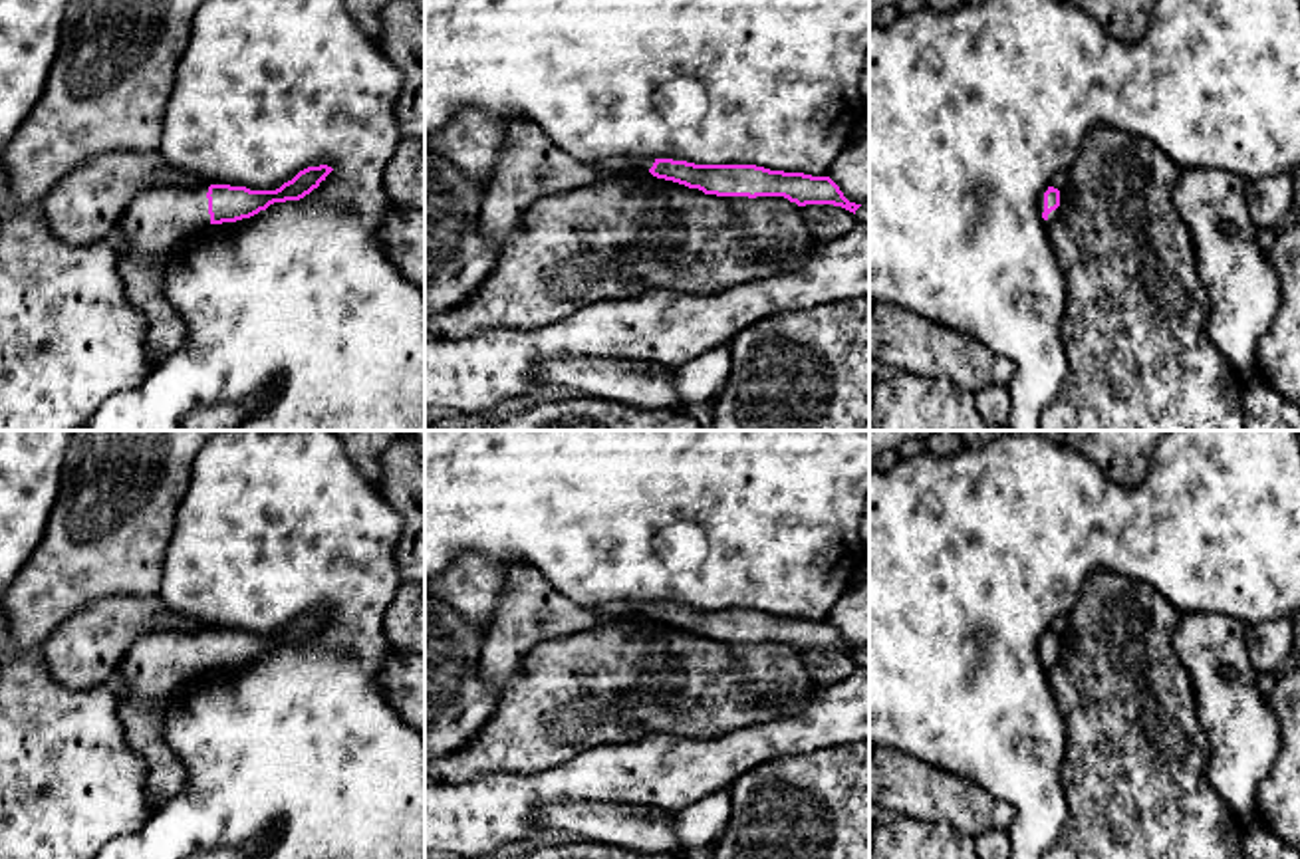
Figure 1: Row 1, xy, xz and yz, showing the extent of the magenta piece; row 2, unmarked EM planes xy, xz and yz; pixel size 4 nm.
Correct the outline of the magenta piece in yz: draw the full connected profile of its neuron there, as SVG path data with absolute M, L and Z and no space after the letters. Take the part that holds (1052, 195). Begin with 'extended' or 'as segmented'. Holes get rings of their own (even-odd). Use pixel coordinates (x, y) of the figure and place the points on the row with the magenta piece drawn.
extended | M1046 186L1038 198L1038 210L1042 214L1042 220L1050 224L1058 218L1060 210L1060 190L1054 186Z

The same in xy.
extended | M327 165L308 167L276 190L230 184L145 190L127 206L113 238L141 254L165 254L204 224L236 222L274 202L300 200L318 188L331 171Z

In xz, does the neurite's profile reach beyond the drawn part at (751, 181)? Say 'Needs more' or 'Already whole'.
Needs more

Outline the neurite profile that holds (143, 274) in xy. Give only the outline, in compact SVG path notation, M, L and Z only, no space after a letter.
M119 244L119 272L127 300L143 311L149 323L147 351L153 369L185 341L185 321L165 296L165 266L173 252L141 254Z

